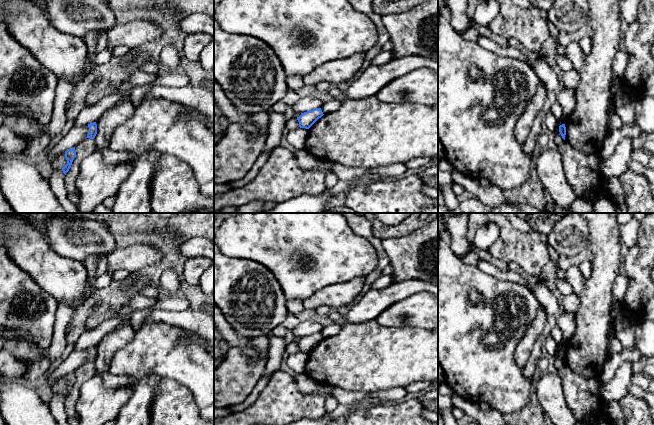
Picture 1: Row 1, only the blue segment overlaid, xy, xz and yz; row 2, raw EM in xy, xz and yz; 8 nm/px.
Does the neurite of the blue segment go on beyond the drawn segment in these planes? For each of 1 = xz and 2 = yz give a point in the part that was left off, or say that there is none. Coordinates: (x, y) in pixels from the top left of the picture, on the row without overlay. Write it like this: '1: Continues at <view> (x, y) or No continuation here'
1: No continuation here
2: No continuation here

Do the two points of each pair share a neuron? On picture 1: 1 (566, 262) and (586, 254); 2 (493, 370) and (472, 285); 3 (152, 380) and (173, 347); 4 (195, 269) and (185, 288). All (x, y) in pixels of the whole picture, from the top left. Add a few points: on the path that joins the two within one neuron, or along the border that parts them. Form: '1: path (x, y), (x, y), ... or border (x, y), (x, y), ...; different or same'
1: path (571, 261), (581, 257); same
2: path (478, 349), (478, 306); same
3: border (163, 377), (157, 374), (147, 374), (138, 378); different
4: border (182, 279), (190, 284), (198, 285); different

